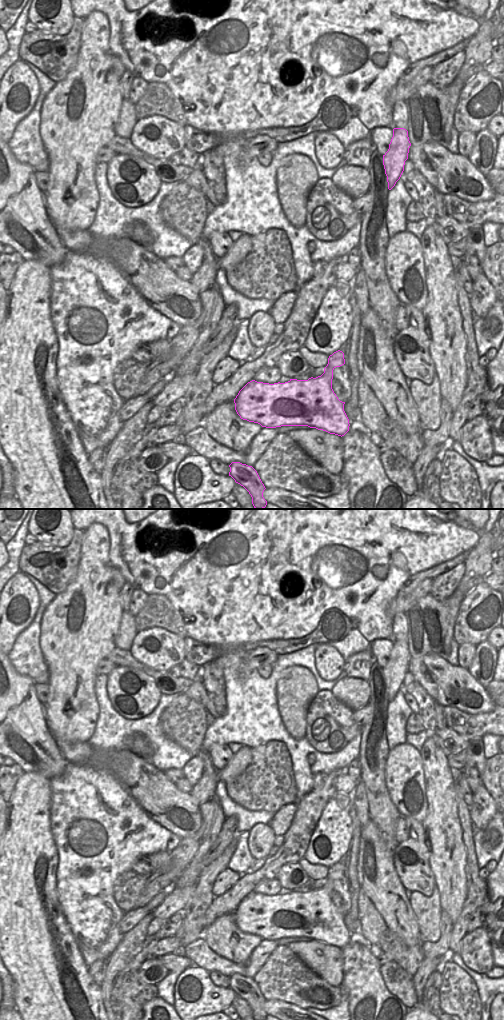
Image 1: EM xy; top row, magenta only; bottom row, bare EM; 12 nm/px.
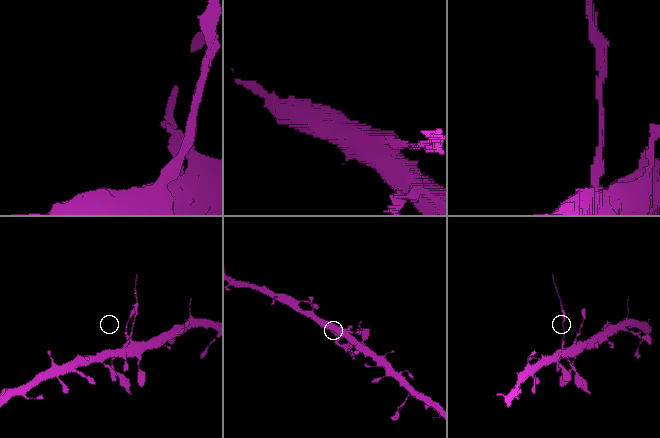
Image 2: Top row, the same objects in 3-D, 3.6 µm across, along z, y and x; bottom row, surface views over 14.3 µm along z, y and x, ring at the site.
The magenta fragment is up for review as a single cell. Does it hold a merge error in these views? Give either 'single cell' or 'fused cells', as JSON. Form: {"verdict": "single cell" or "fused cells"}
{"verdict": "fused cells"}

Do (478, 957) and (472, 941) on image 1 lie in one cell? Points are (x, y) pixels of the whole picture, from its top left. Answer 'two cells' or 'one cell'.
one cell

